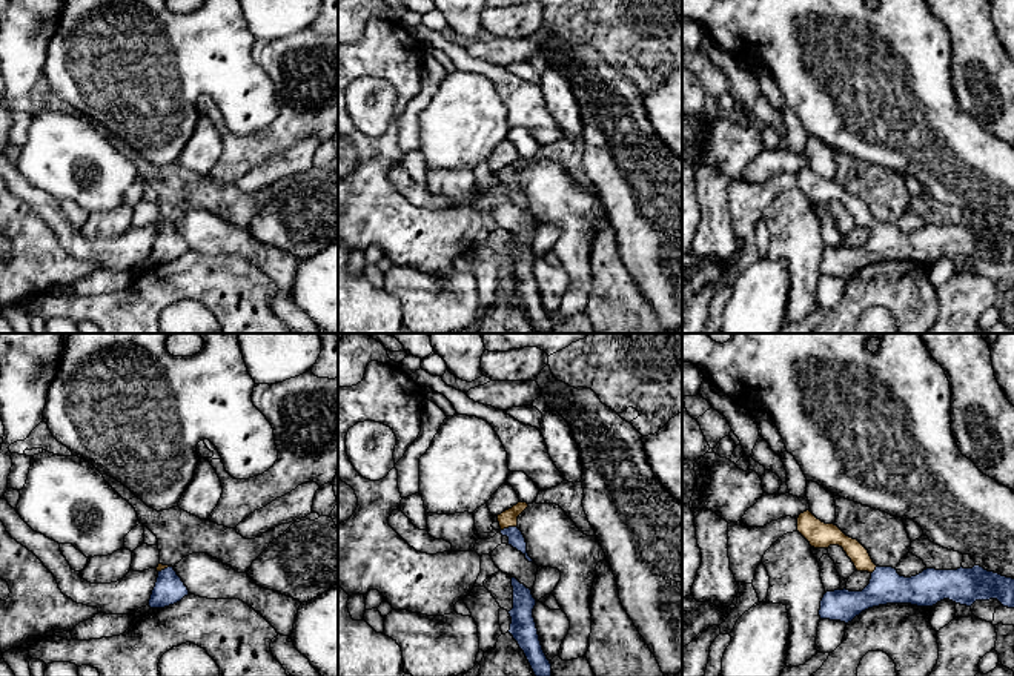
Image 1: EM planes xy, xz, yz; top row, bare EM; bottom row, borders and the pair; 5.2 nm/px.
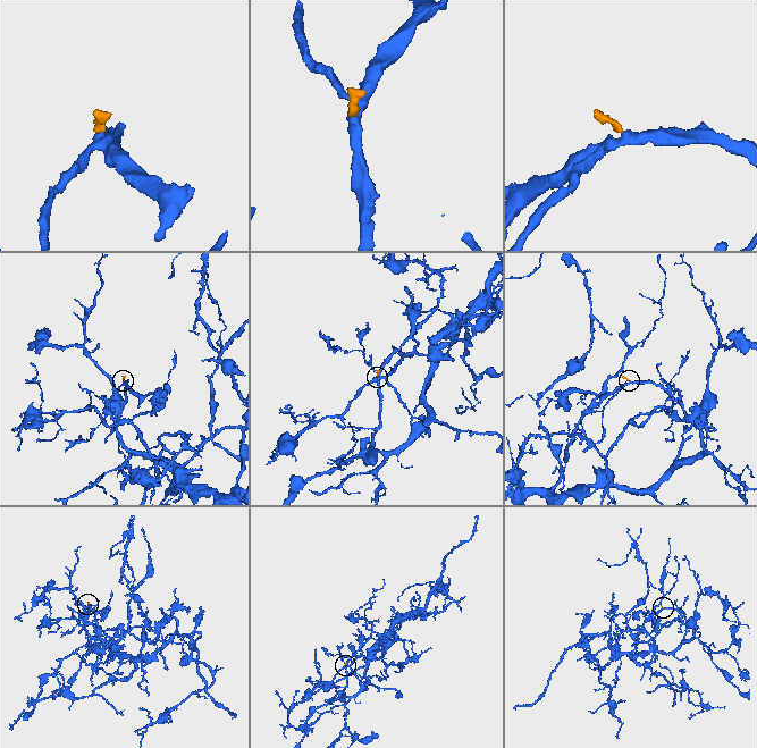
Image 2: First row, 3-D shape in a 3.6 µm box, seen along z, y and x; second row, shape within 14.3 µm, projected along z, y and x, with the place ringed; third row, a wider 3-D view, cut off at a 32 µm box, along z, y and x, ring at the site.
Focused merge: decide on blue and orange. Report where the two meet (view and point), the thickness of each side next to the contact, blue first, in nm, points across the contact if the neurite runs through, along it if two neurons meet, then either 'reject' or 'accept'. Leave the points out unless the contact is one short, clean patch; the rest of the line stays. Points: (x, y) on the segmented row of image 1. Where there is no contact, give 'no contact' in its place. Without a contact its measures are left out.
contact xz (509, 527); calibres 90 and 90 nm; way xz (516, 540), (509, 527), (509, 518); accept

